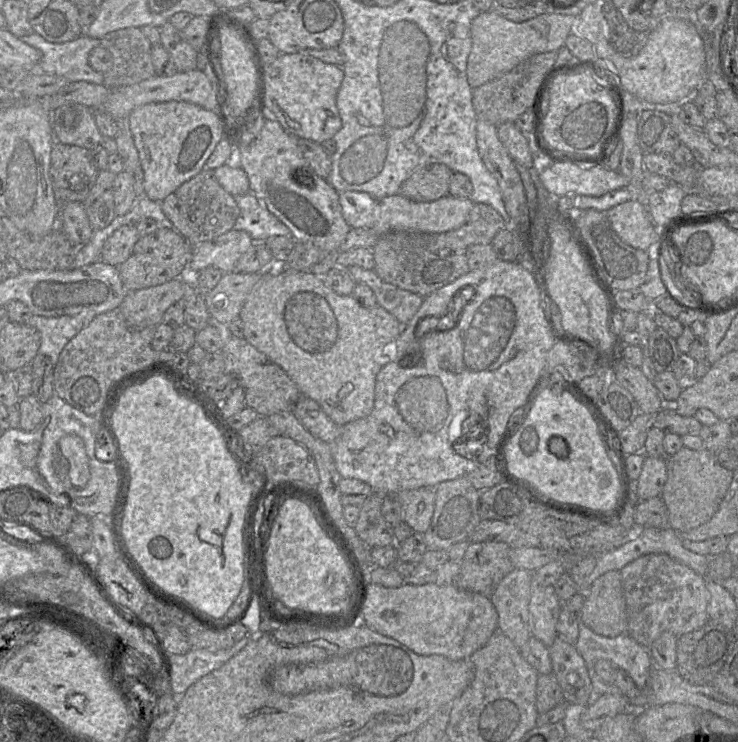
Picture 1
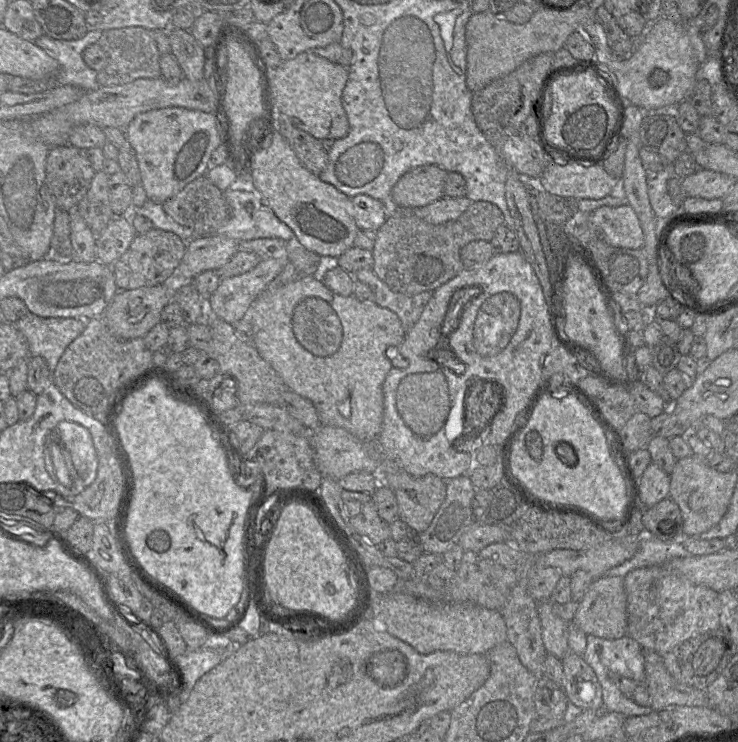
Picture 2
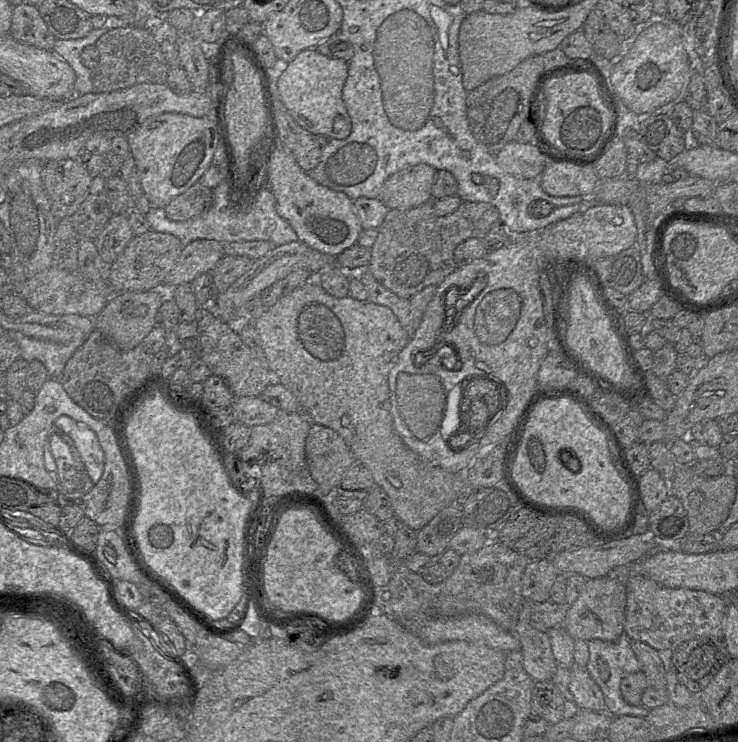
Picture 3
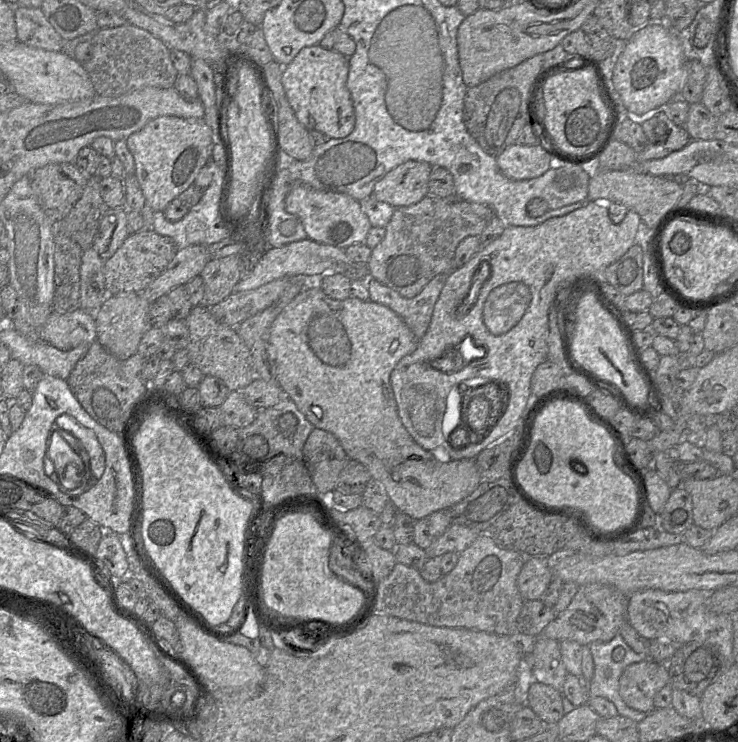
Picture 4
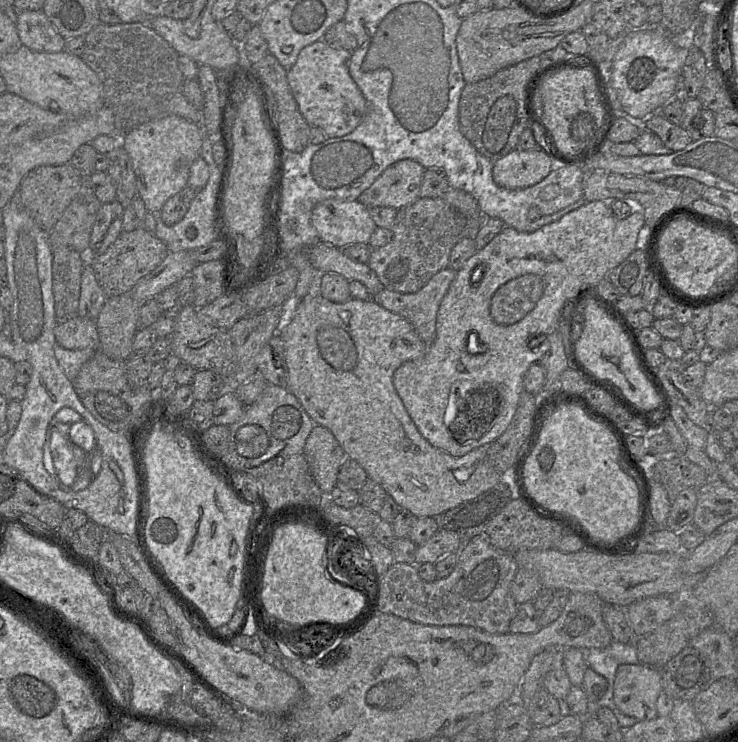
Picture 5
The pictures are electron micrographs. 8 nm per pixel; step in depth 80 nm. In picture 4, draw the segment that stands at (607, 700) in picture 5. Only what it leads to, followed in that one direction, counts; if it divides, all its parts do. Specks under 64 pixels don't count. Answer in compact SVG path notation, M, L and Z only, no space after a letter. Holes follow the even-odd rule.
M619 634L609 642L591 643L589 648L594 664L594 674L588 683L589 697L606 698L615 705L618 715L637 723L643 720L647 714L628 707L621 698L619 679L626 667L648 657L632 650ZM616 648L622 648L625 652L620 661L615 661L612 658L612 652Z

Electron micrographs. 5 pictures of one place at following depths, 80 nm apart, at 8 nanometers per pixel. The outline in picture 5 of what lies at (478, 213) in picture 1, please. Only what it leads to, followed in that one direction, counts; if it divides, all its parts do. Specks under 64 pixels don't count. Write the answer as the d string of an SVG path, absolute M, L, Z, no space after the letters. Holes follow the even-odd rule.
M418 197L412 203L397 210L391 226L391 241L371 249L368 266L375 272L383 287L402 294L418 292L439 271L448 267L453 247L463 238L471 236L471 219L459 212L442 197Z

